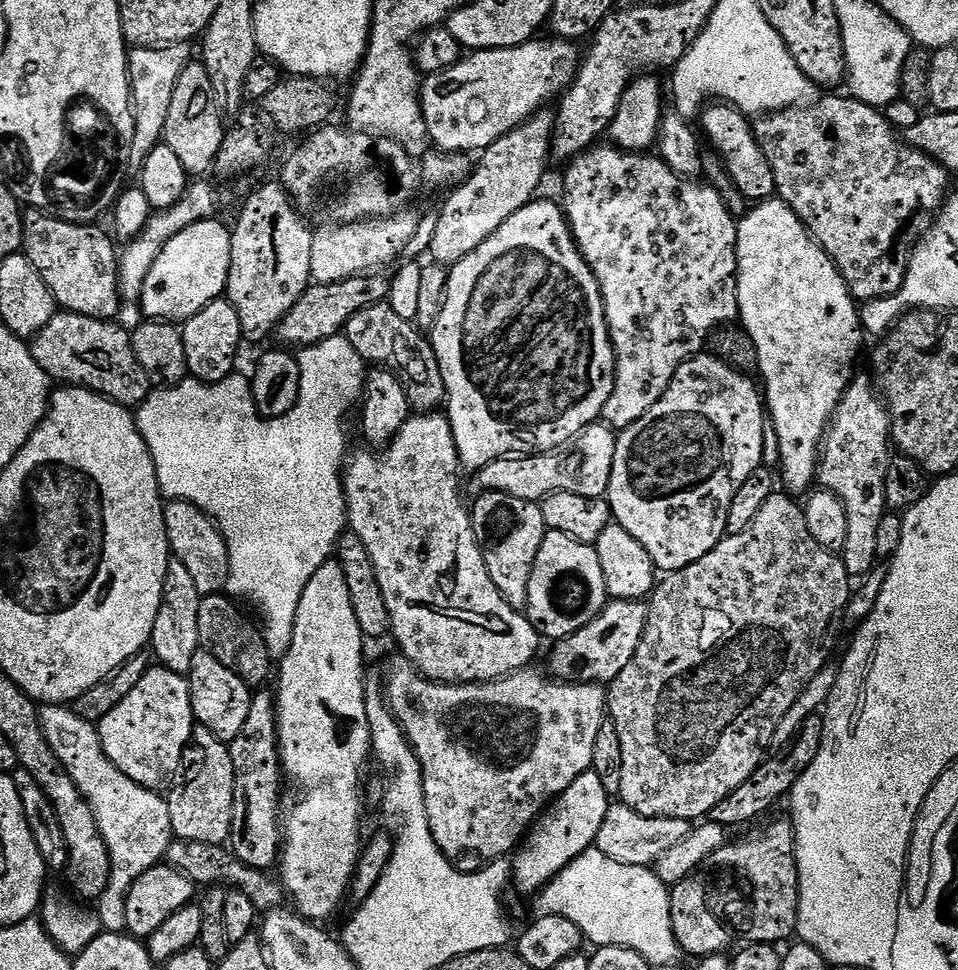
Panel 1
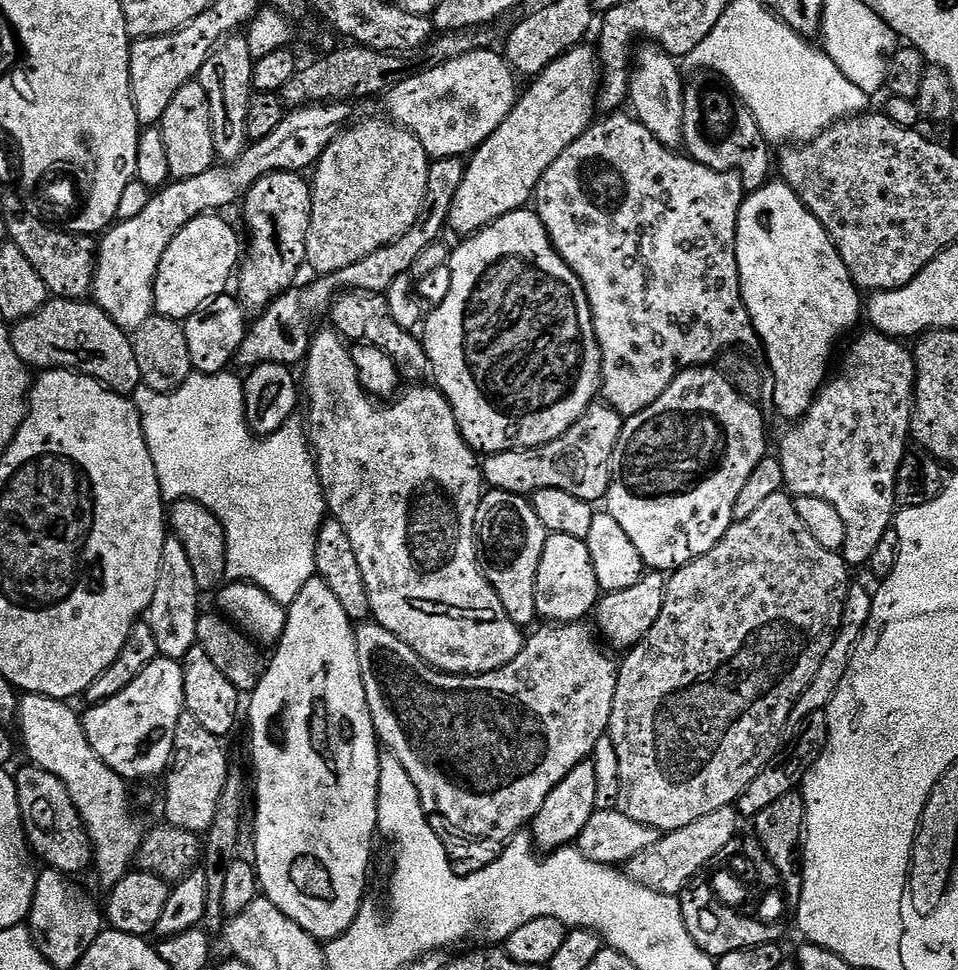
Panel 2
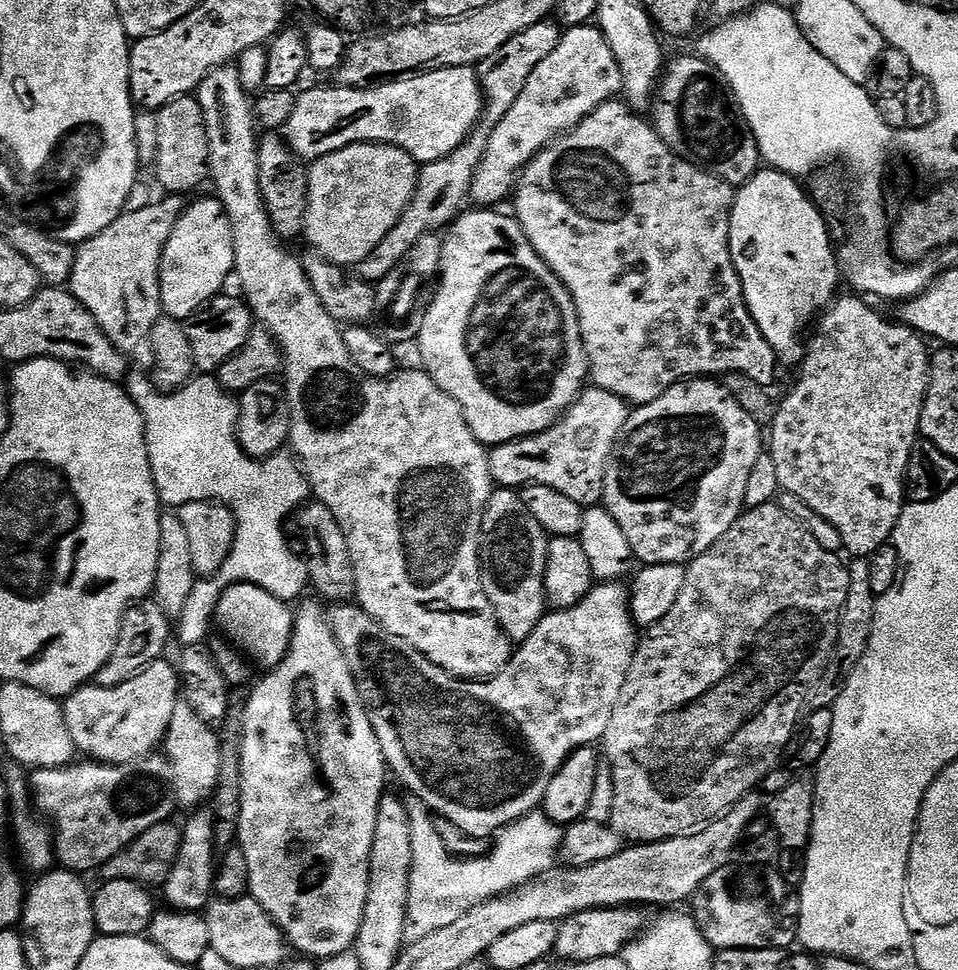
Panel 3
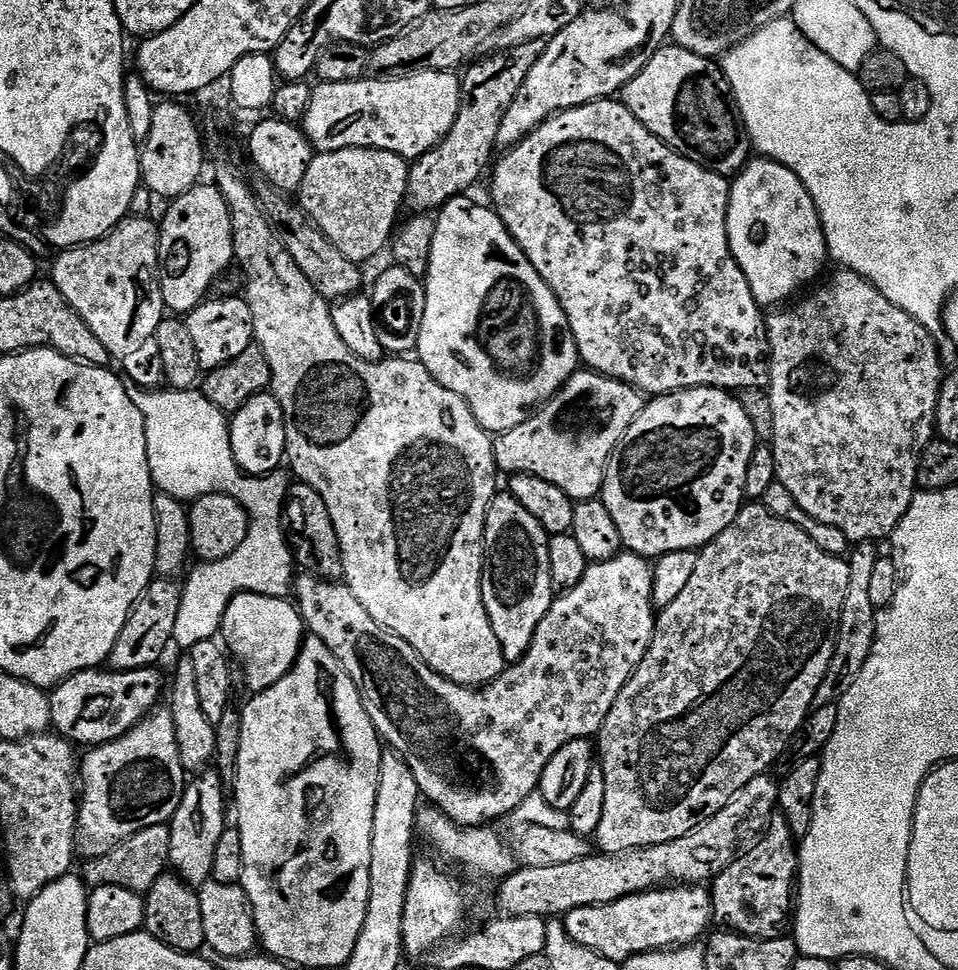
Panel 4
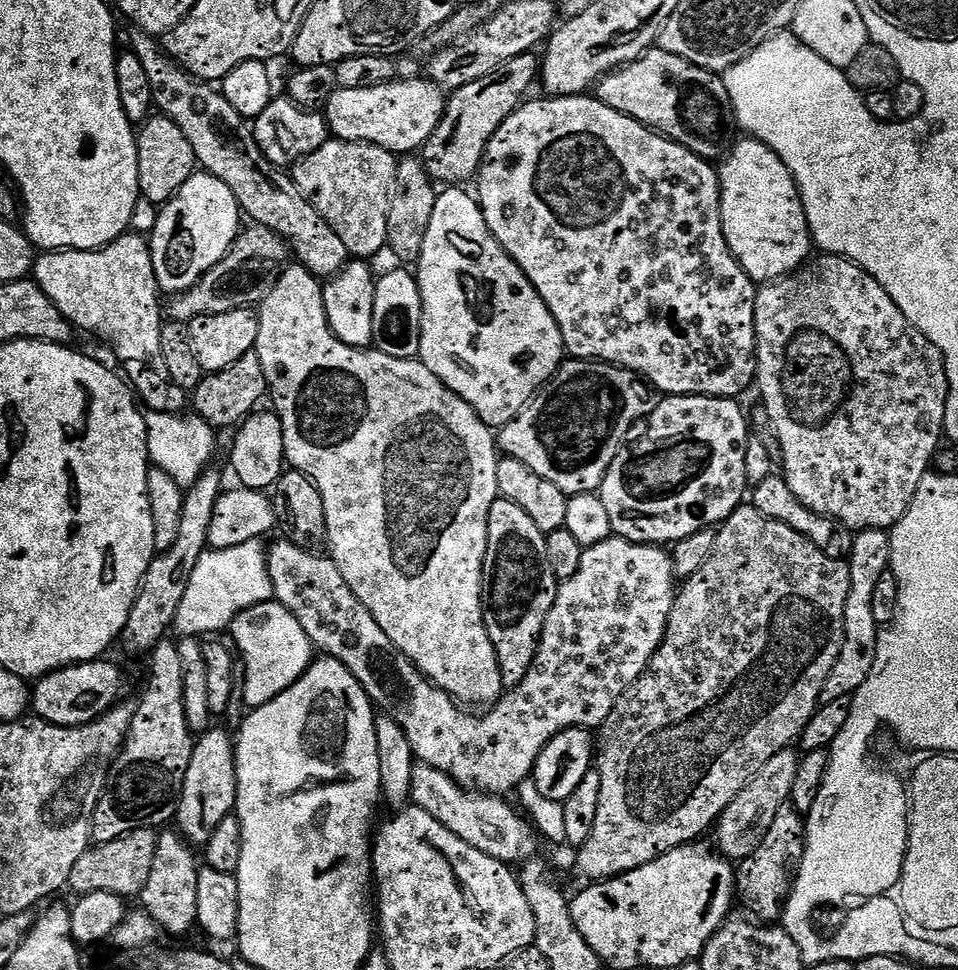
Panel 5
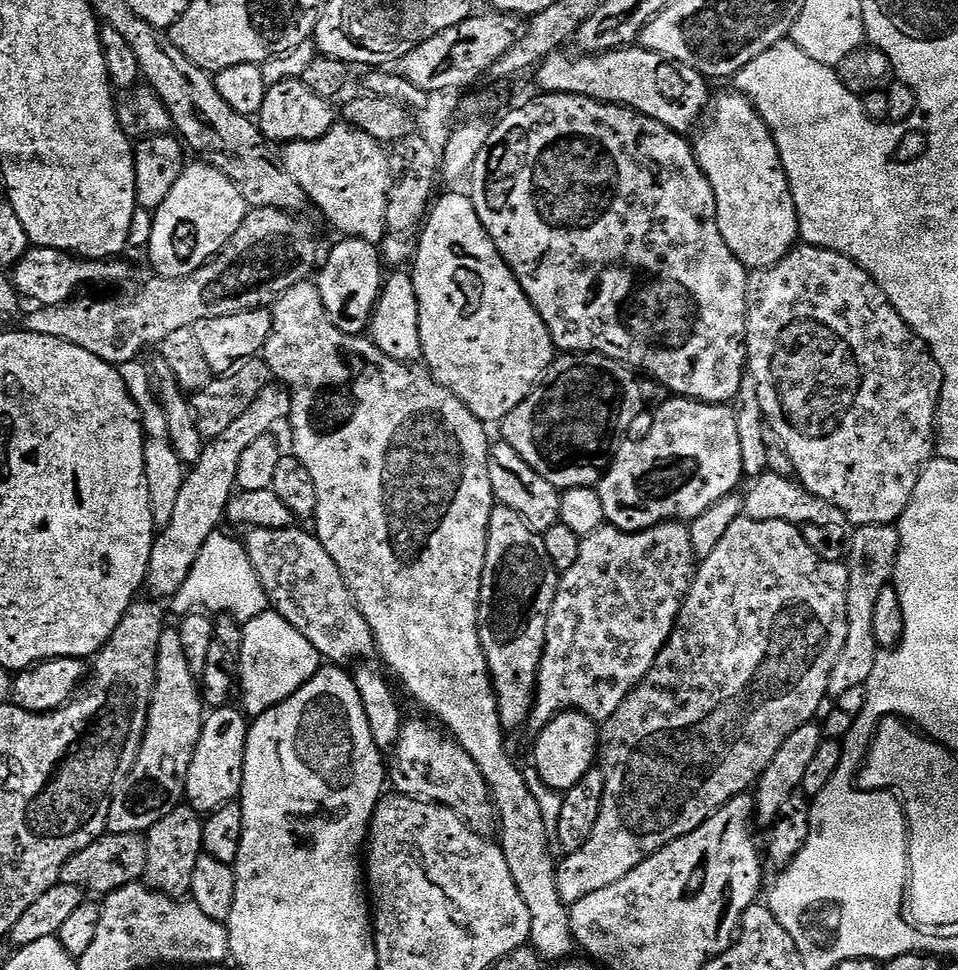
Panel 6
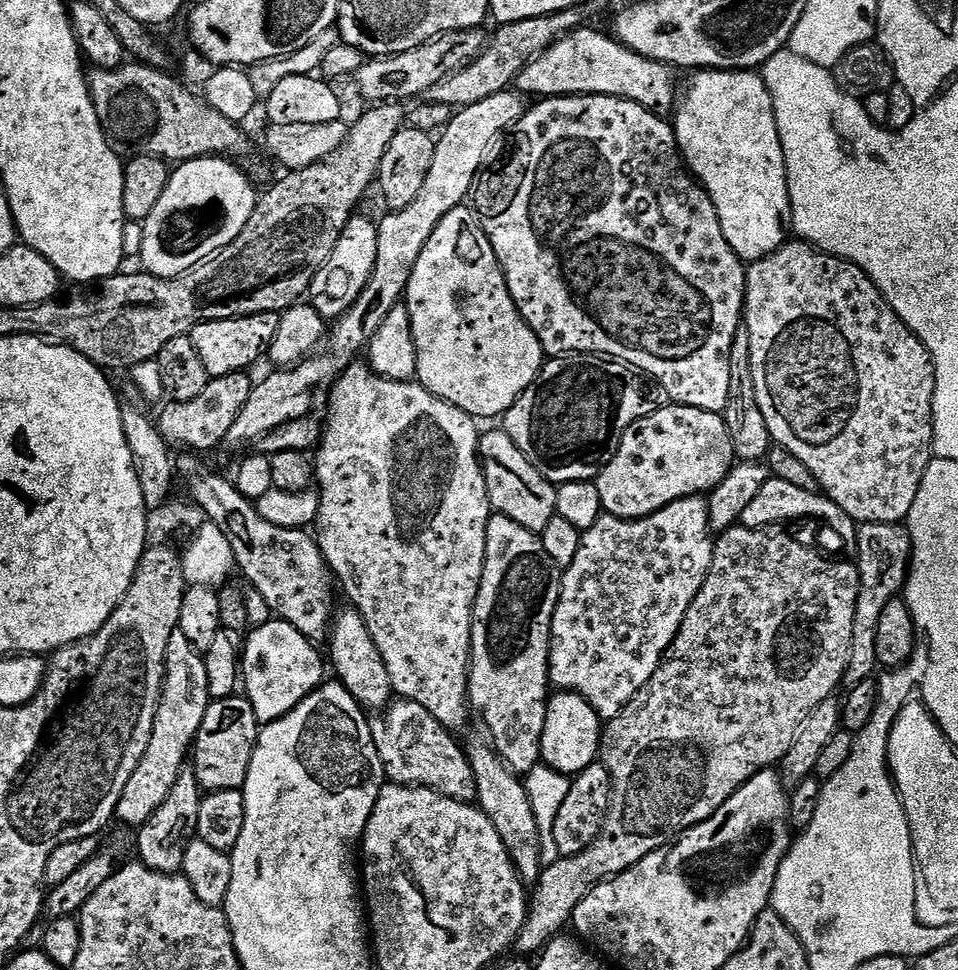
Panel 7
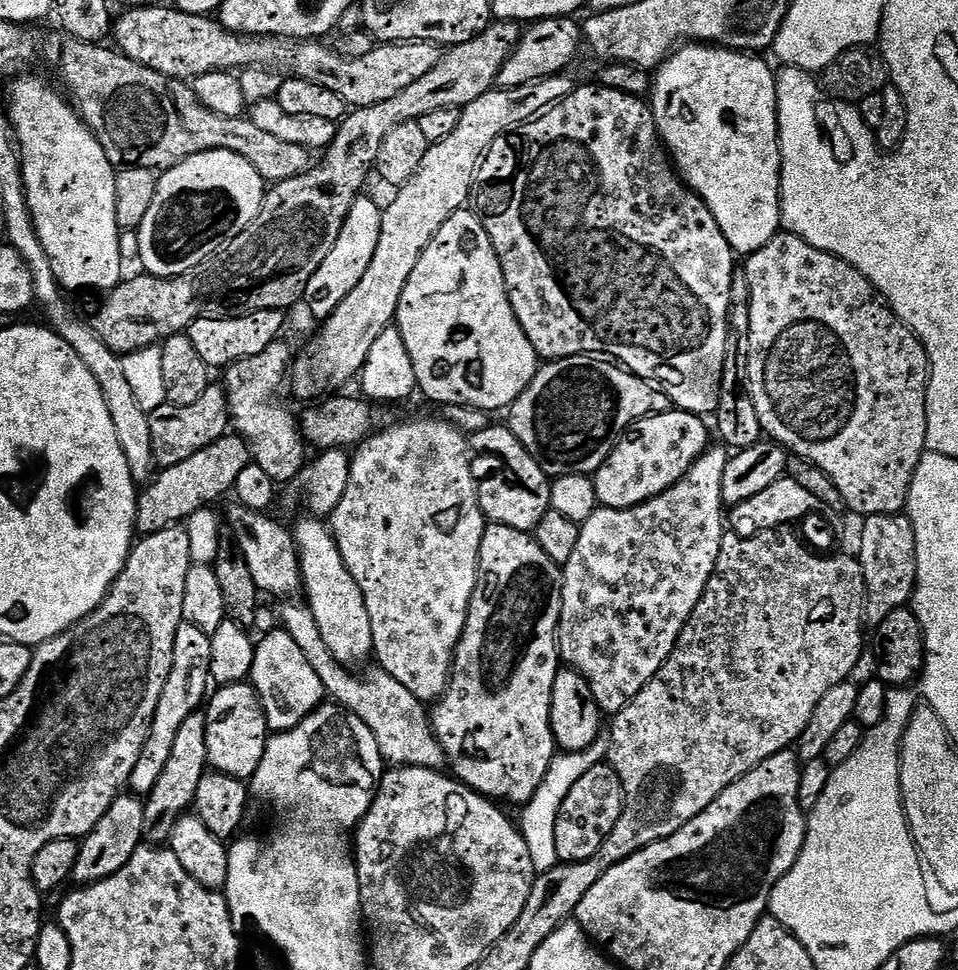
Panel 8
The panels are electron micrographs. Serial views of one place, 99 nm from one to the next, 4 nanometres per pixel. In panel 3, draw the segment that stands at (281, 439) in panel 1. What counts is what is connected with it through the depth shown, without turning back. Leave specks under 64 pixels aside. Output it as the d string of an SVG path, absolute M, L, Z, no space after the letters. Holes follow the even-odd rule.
M132 374L127 377L126 391L144 419L150 466L161 501L168 506L179 506L195 500L210 500L224 504L234 514L234 546L220 568L219 579L224 579L225 585L241 582L257 584L262 590L274 594L274 598L285 602L296 599L299 601L304 588L309 587L308 566L299 555L296 557L288 549L288 540L284 537L284 519L292 511L293 515L310 496L308 482L304 479L299 463L291 455L288 457L285 454L268 456L264 460L247 456L240 449L240 437L236 434L236 423L240 417L237 401L211 375L197 375L183 388L167 392L158 390L157 385L147 375Z

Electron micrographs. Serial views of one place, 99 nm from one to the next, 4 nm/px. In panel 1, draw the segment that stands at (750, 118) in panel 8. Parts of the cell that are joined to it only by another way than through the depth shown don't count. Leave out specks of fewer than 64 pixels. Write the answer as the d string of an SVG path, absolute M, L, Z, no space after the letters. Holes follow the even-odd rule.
M779 198L761 200L739 217L736 226L736 289L739 323L754 346L758 346L758 376L766 397L770 428L776 431L776 444L780 447L779 475L783 491L807 493L813 487L812 480L814 484L817 479L822 441L838 402L854 379L852 367L860 356L860 343L866 337L862 316L860 320L860 312L856 309L859 308L857 301L852 299L852 291L846 286L836 264L812 239L794 210Z

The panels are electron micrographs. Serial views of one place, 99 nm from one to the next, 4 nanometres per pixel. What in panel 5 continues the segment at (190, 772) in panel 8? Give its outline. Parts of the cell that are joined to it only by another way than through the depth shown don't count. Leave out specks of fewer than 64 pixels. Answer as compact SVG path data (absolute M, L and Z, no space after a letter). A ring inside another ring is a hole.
M164 830L159 833L158 851L154 854L154 867L150 870L150 879L138 897L142 910L159 926L161 933L172 936L184 936L187 932L196 932L198 925L198 874L201 865L189 844L179 831Z

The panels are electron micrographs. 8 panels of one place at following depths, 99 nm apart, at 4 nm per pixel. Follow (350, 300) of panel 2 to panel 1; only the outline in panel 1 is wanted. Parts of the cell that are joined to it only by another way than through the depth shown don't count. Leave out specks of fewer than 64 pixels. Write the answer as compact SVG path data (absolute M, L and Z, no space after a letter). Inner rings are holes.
M388 303L358 310L344 325L343 335L362 359L372 366L388 368L399 378L408 399L409 409L416 414L432 414L445 403L444 379L429 337L413 321L398 318Z

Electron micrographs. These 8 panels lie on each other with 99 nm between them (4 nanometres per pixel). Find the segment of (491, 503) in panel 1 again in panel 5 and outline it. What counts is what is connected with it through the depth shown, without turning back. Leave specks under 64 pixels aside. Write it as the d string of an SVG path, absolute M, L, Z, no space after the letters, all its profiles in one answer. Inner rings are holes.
M497 498L490 506L488 549L484 559L484 625L496 651L505 685L520 684L540 649L546 618L554 606L558 581L546 558L547 535L514 502Z

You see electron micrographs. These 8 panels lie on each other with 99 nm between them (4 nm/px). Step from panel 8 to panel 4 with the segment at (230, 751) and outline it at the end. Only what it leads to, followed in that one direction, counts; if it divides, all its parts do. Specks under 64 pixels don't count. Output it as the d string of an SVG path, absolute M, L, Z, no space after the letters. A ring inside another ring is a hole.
M204 770L184 785L182 802L172 815L168 824L170 830L171 871L186 884L199 886L212 879L214 870L214 849L218 847L218 838L222 838L226 827L224 821L224 791L226 785L220 780L216 770Z

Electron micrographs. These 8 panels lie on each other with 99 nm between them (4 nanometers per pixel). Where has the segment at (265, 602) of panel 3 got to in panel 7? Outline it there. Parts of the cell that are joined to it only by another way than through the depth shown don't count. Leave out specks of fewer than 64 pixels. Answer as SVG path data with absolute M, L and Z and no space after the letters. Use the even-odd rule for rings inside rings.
M270 619L264 624L255 625L248 634L242 644L242 688L248 701L254 706L256 719L261 725L266 725L290 714L290 710L294 710L294 706L298 706L302 698L306 698L315 688L325 683L326 664L325 661L324 664L320 661L320 652L316 649L319 647L286 620Z

